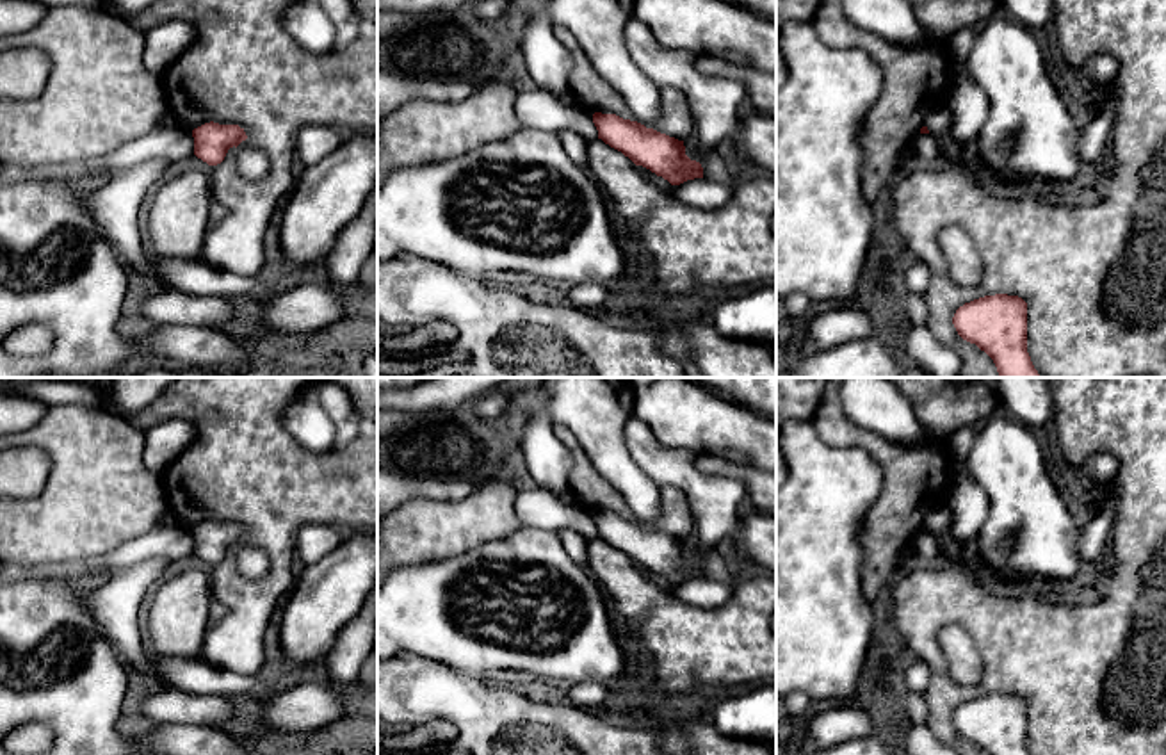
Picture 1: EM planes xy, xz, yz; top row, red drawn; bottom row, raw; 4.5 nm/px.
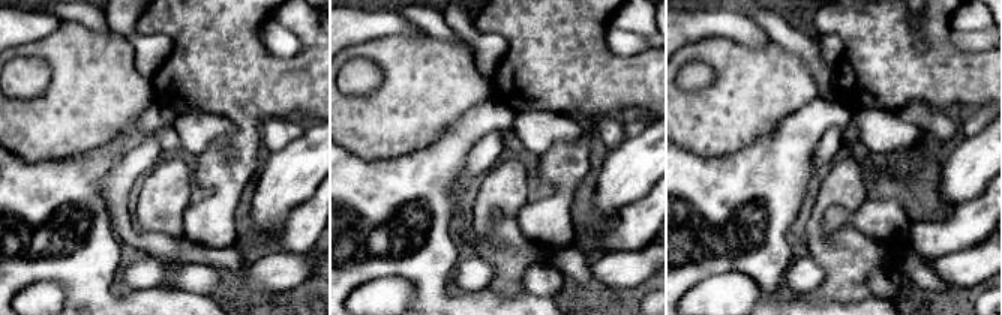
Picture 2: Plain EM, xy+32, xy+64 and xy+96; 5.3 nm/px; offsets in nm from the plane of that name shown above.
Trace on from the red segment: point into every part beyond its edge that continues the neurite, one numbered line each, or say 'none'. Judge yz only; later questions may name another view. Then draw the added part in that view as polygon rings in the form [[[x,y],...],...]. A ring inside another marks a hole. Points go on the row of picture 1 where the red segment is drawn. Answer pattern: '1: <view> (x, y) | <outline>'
none

